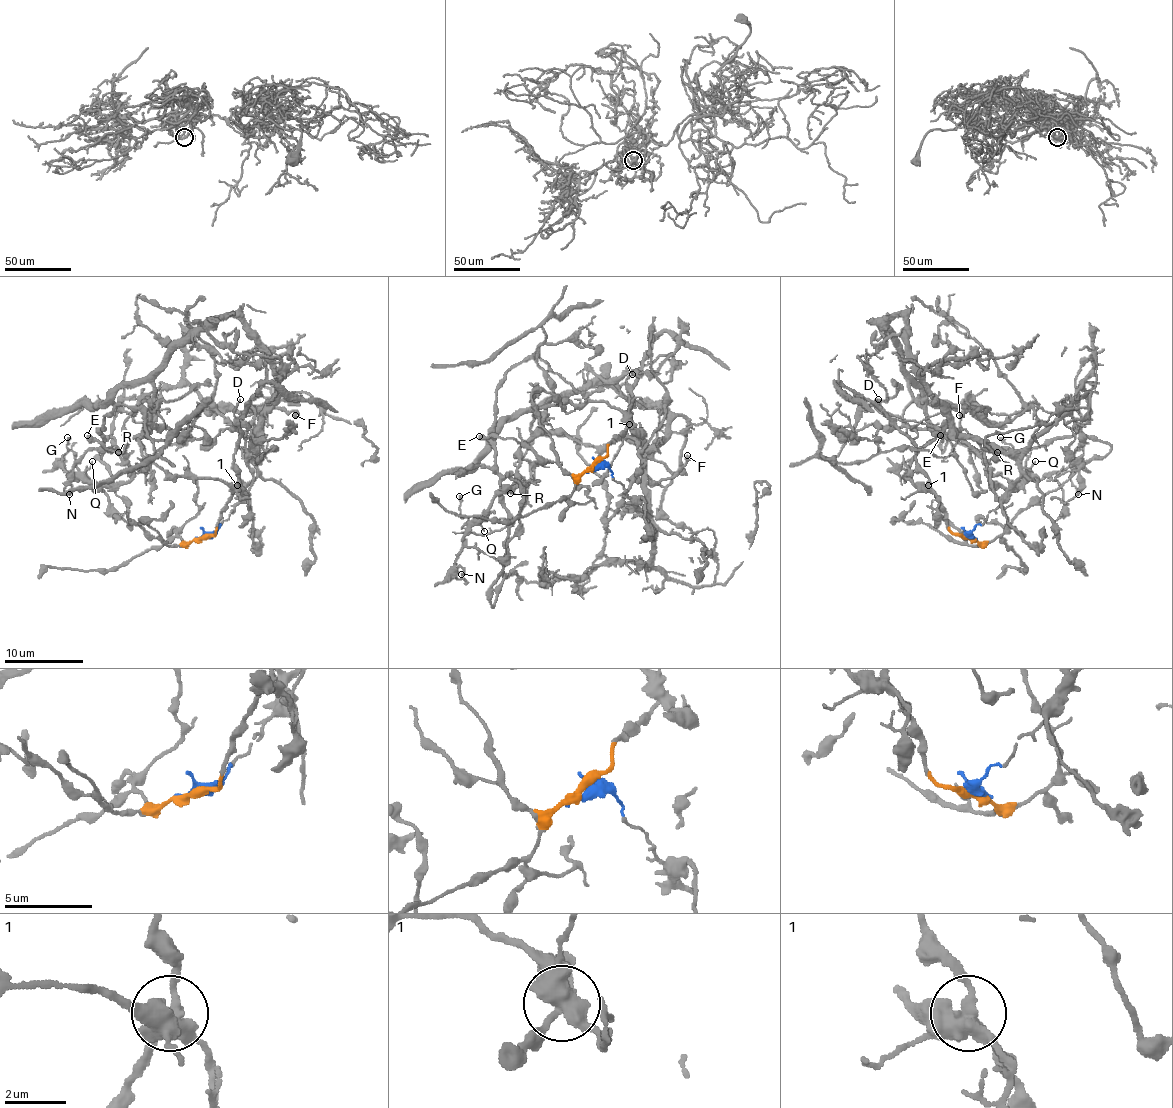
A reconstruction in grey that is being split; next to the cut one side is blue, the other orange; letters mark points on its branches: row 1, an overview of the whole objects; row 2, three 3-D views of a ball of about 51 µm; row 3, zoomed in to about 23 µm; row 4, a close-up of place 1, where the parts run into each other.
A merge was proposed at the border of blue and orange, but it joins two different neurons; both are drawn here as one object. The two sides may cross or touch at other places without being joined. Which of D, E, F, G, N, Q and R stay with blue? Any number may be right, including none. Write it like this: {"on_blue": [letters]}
{"on_blue": ["E", "G", "N", "Q", "R"]}

